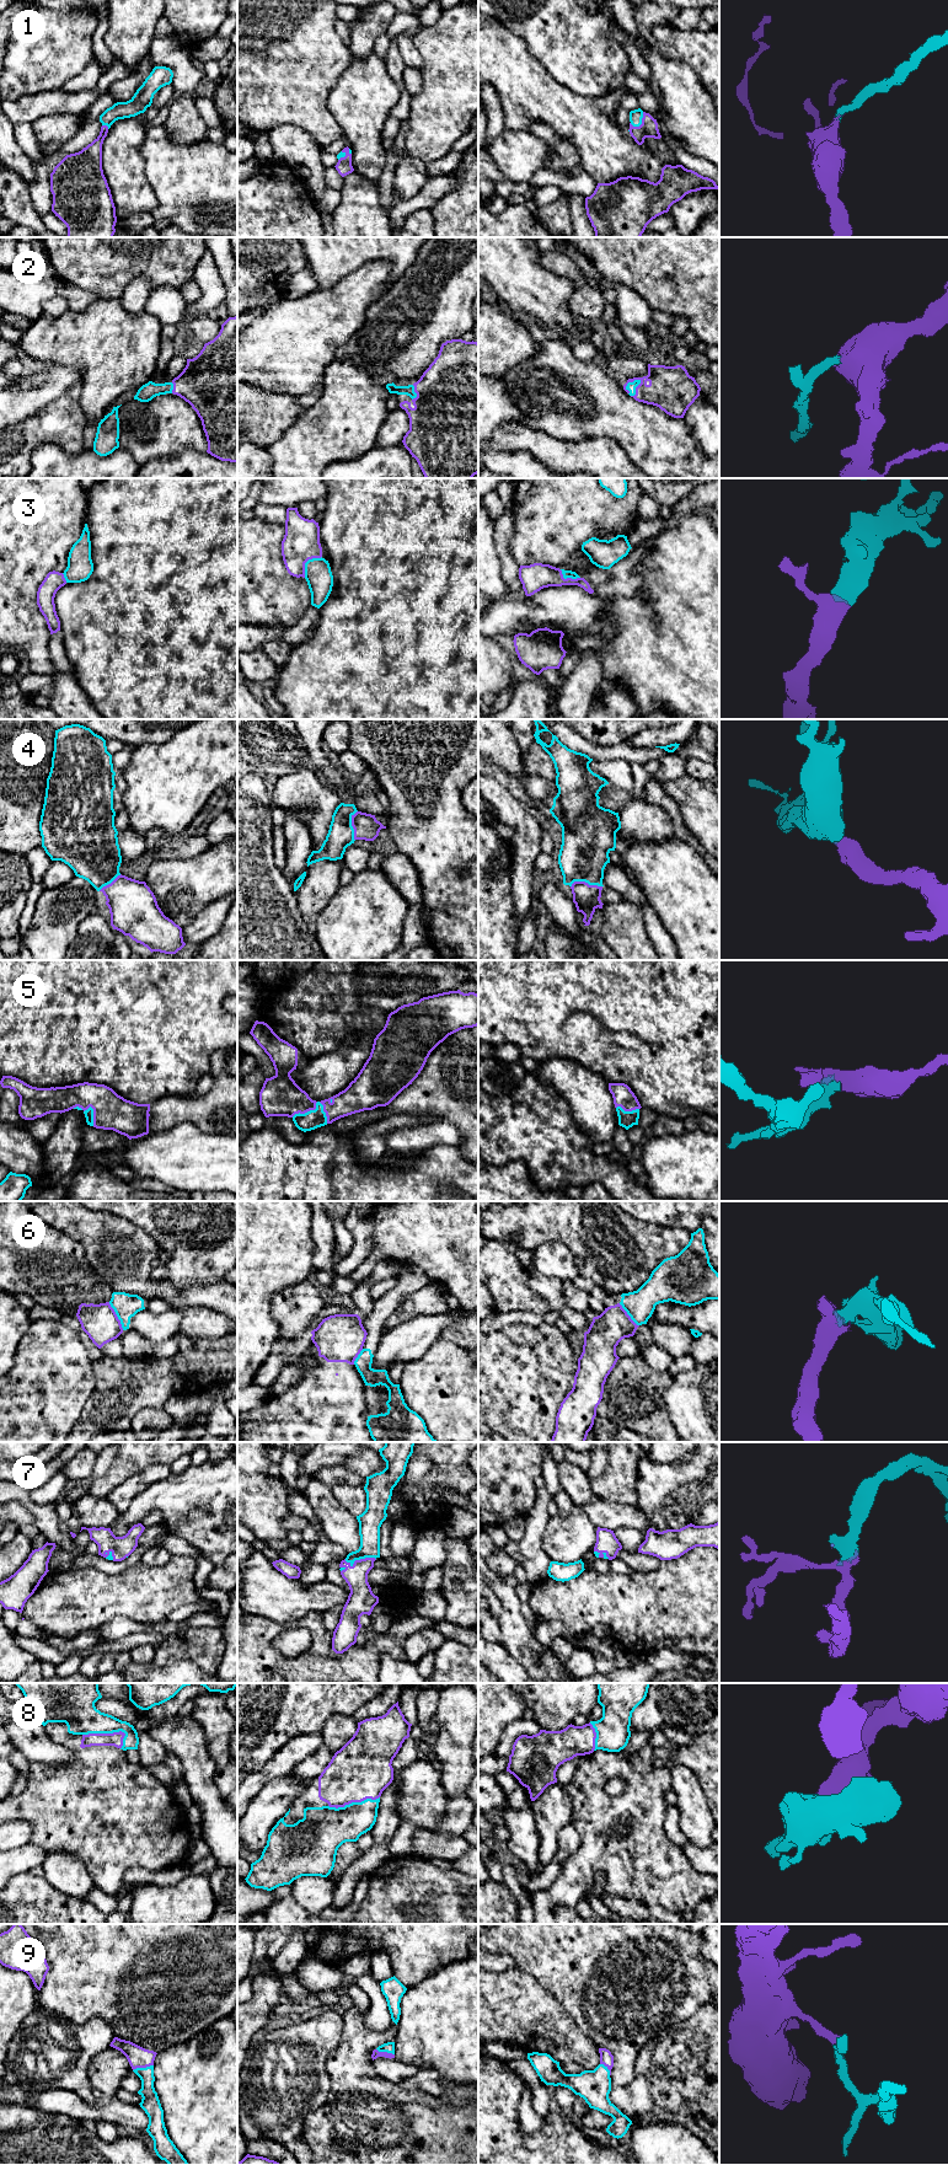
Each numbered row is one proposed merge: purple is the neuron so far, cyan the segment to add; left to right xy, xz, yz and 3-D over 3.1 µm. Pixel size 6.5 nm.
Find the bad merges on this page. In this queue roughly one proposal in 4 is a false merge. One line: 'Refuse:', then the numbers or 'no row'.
Refuse: 6

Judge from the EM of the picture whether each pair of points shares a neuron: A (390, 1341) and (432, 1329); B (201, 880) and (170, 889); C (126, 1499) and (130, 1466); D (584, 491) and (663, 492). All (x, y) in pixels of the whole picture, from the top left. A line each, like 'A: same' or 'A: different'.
A: same
B: same
C: different
D: different

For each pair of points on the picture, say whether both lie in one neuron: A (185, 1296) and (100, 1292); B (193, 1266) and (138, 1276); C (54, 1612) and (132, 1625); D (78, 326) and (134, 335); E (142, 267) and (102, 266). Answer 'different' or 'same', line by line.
A: different
B: different
C: different
D: same
E: same

